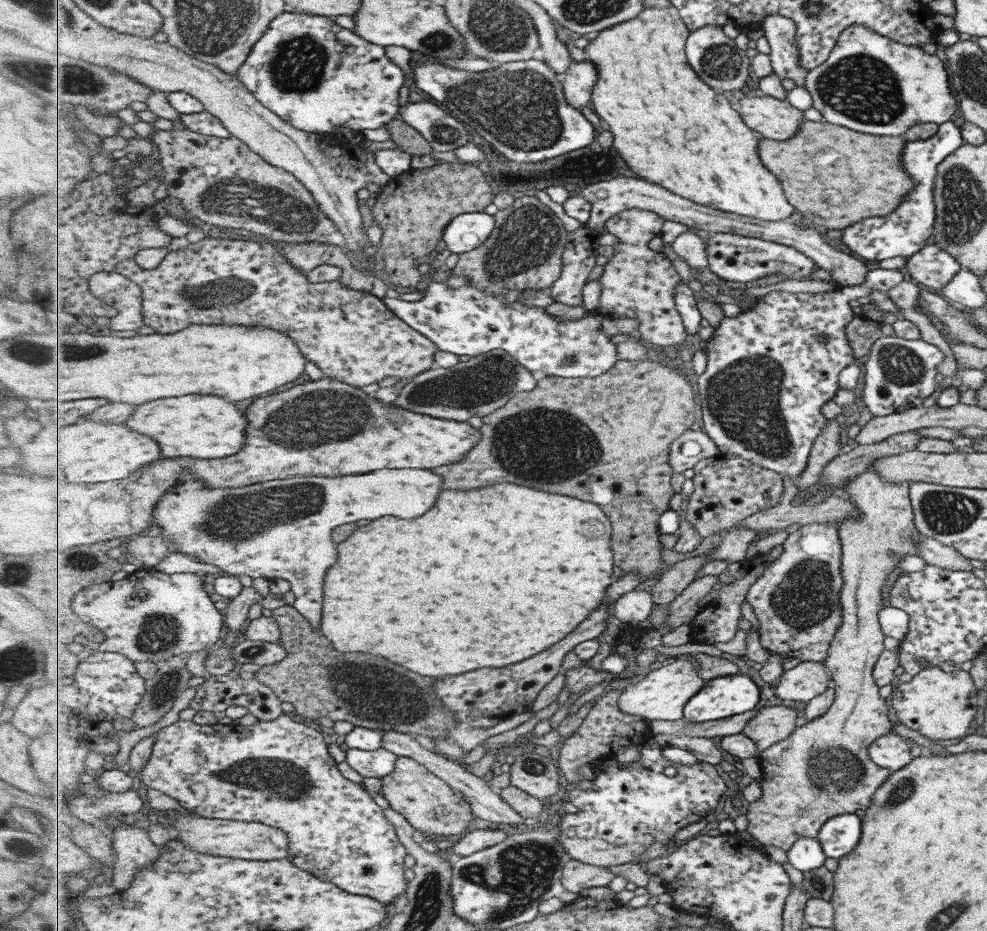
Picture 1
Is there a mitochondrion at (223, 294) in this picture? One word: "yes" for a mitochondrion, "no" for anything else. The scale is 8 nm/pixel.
yes

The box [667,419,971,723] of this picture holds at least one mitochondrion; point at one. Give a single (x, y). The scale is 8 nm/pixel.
(804, 599)

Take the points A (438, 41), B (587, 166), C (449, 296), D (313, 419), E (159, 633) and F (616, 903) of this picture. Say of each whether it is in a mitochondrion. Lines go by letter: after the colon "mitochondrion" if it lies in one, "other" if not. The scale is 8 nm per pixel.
A: mitochondrion
B: mitochondrion
C: other
D: mitochondrion
E: mitochondrion
F: other

